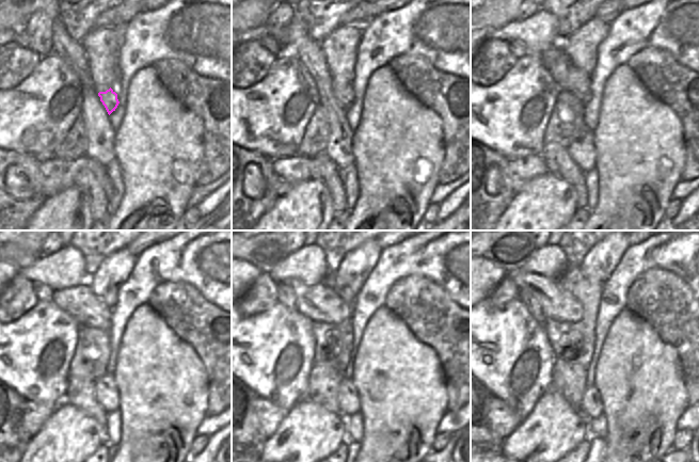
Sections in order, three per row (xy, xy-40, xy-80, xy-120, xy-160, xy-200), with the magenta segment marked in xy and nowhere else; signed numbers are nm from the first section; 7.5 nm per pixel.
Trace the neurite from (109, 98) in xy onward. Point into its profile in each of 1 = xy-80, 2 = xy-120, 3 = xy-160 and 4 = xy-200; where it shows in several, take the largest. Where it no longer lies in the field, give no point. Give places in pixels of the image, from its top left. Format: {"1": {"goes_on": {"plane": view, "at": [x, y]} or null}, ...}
{"1": {"goes_on": {"plane": "xy-80", "at": [578, 82]}}, "2": {"goes_on": {"plane": "xy-120", "at": [80, 301]}}, "3": {"goes_on": {"plane": "xy-160", "at": [320, 303]}}, "4": {"goes_on": {"plane": "xy-200", "at": [557, 304]}}}

